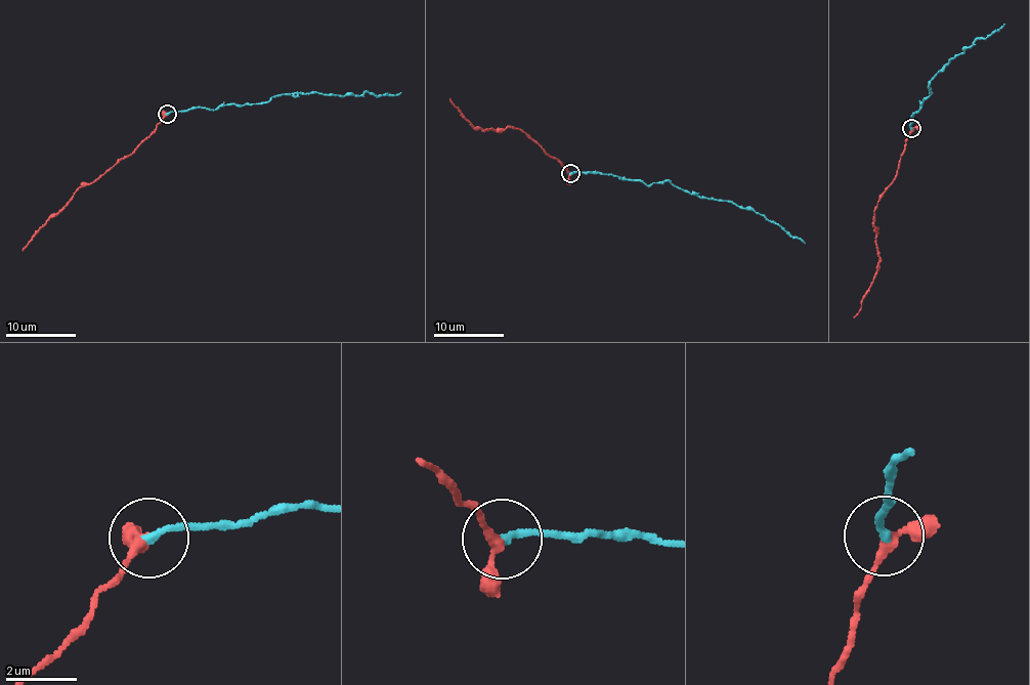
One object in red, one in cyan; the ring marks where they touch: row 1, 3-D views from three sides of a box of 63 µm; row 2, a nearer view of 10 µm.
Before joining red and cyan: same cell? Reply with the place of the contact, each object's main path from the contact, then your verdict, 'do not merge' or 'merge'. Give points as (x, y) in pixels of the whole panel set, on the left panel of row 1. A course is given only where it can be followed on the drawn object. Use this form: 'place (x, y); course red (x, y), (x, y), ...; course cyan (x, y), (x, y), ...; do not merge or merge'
place (167, 114); course red (167, 113), (157, 125), (157, 130), (96, 179), (84, 183), (22, 250); course cyan (167, 113), (267, 102), (291, 92), (400, 93); merge

